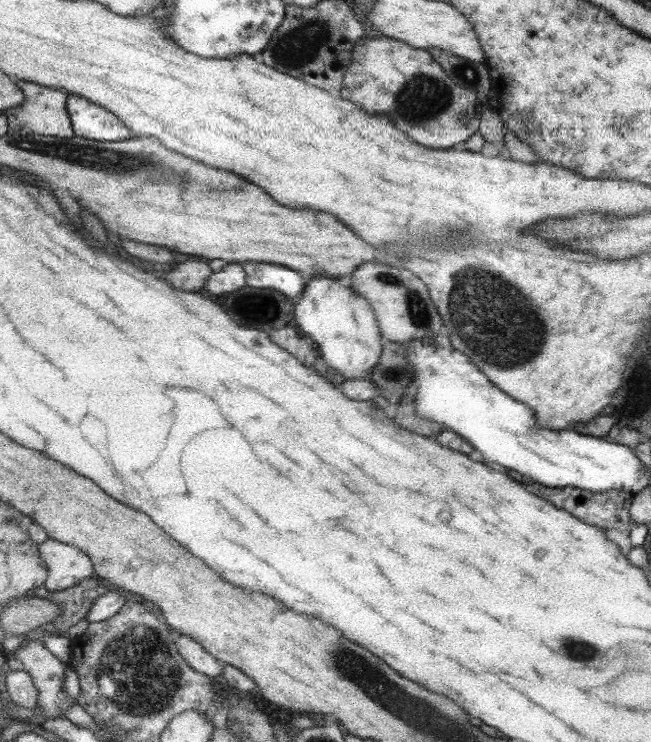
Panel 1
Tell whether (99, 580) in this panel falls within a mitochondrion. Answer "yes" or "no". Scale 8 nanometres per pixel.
no

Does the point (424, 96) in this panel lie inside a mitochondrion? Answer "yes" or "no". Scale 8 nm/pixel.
yes

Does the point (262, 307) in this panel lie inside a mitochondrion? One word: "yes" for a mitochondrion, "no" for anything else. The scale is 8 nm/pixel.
no

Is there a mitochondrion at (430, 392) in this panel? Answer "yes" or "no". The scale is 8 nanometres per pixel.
no

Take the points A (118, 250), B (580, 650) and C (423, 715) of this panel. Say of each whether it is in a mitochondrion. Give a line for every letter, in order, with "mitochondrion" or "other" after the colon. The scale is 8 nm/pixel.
A: other
B: mitochondrion
C: mitochondrion

